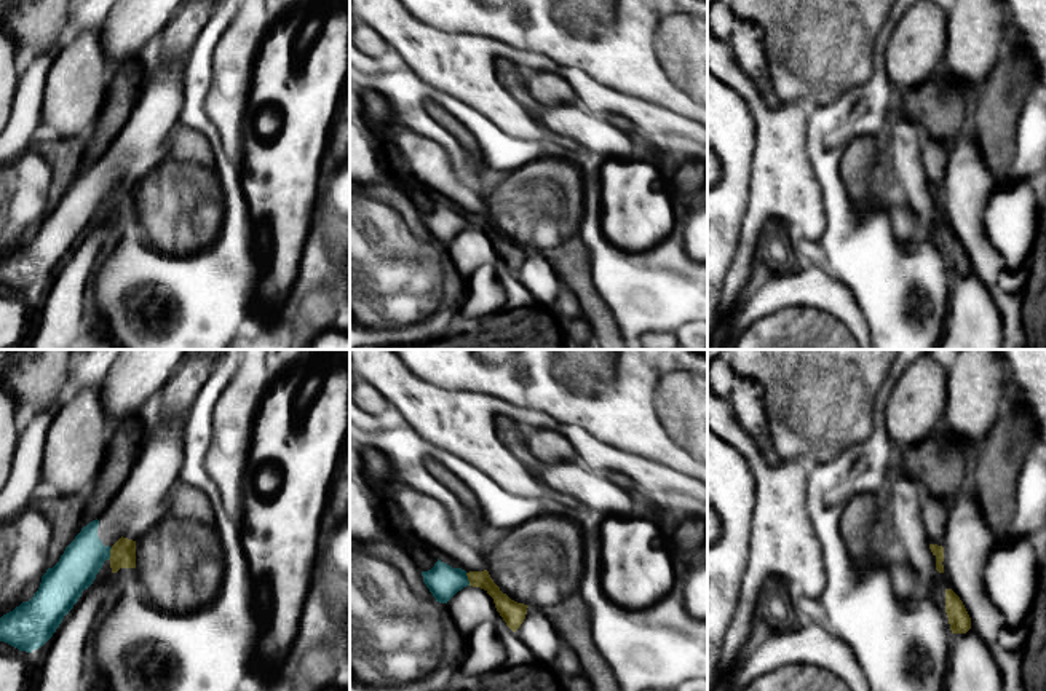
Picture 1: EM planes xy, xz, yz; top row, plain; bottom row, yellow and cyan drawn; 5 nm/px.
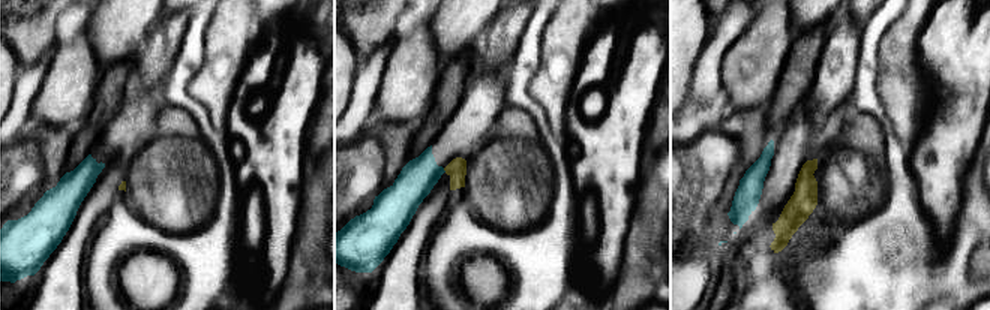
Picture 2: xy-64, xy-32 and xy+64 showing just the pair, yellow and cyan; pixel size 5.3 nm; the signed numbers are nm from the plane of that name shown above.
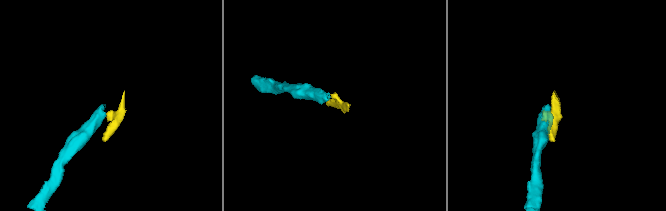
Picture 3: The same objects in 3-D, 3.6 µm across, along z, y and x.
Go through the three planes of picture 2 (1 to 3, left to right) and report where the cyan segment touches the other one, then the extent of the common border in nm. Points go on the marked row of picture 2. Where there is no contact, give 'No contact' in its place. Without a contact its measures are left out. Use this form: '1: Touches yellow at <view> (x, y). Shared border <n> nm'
1: No contact
2: Touches yellow at xy-32 (444, 169). Shared border 30 nm
3: No contact

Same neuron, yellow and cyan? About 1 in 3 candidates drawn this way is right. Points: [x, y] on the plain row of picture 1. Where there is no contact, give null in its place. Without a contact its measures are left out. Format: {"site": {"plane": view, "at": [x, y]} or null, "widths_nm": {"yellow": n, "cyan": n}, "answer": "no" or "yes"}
{"site": {"plane": "xy", "at": [110, 197]}, "widths_nm": {"yellow": 130, "cyan": 200}, "answer": "no"}

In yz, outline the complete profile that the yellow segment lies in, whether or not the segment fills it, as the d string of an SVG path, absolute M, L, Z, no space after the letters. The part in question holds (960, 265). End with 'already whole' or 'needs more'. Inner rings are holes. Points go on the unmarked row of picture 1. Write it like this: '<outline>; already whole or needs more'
M945 231L945 255L952 276L966 276L971 271L971 260L952 231Z; already whole

